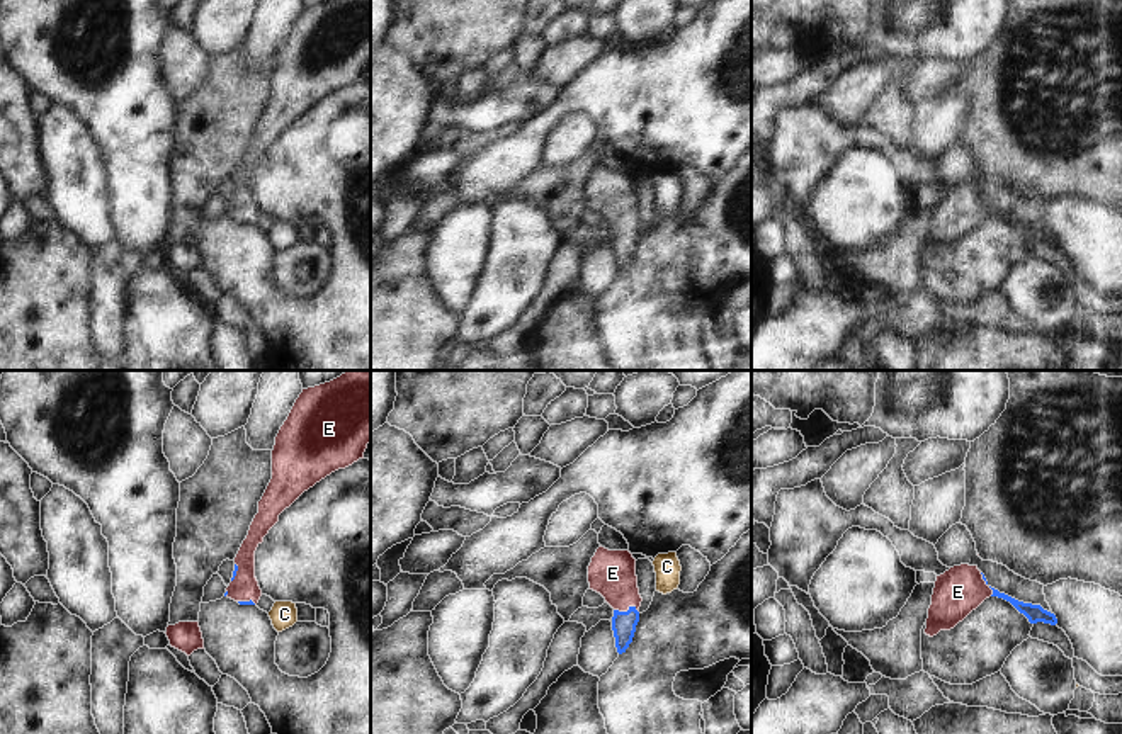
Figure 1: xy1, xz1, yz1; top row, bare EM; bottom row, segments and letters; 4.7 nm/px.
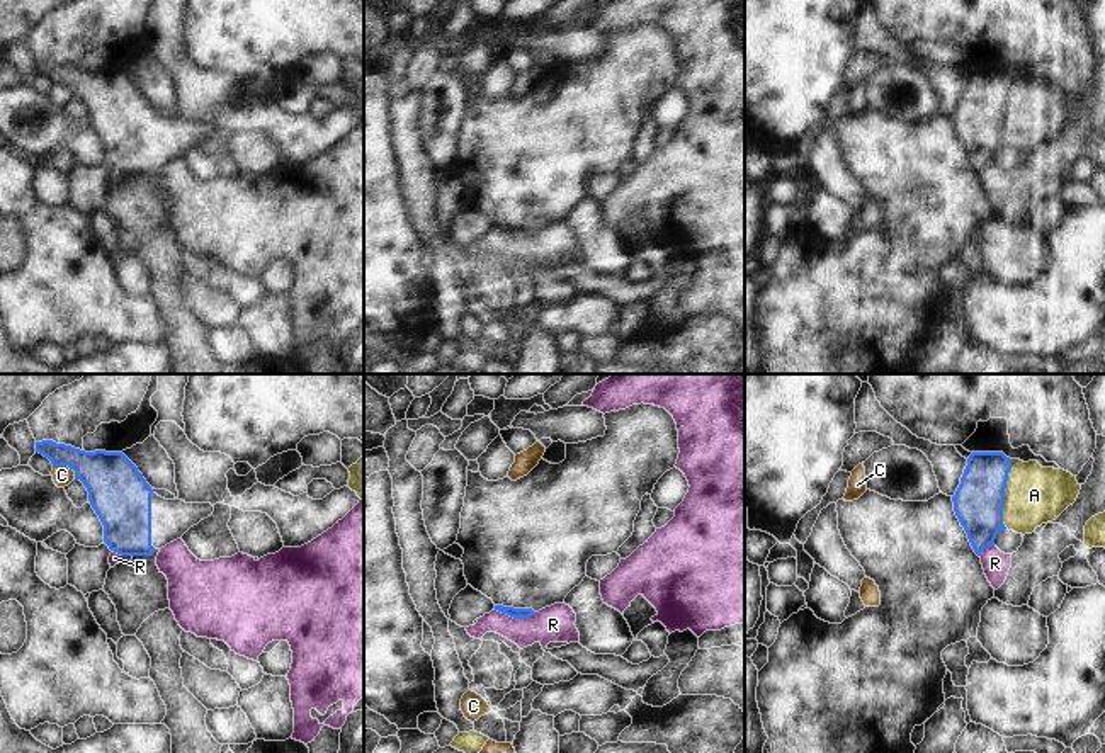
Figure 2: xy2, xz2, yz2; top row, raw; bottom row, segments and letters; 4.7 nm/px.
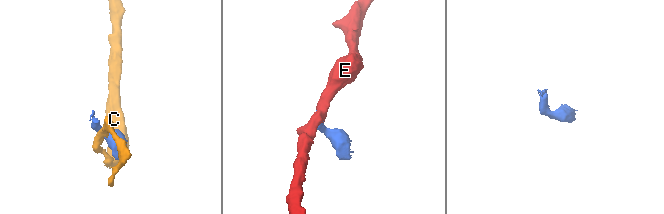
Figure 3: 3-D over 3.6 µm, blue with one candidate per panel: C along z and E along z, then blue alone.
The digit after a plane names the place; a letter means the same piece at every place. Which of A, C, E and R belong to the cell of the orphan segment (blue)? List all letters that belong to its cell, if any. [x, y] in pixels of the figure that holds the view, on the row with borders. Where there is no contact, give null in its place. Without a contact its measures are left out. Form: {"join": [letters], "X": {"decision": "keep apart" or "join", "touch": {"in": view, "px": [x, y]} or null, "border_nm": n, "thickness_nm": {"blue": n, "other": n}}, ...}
{"join": ["E"], "A": {"decision": "keep apart", "touch": {"in": "yz2", "px": [1003, 493]}, "border_nm": 320, "thickness_nm": {"blue": 240, "other": 280}}, "C": {"decision": "keep apart", "touch": {"in": "xy2", "px": [67, 464]}, "border_nm": 130, "thickness_nm": {"blue": 260, "other": 100}}, "E": {"decision": "join", "touch": {"in": "xz1", "px": [628, 610]}, "border_nm": 120, "thickness_nm": {"blue": 110, "other": 220}}, "R": {"decision": "keep apart", "touch": {"in": "xz2", "px": [515, 617]}, "border_nm": 200, "thickness_nm": {"blue": 50, "other": 180}}}

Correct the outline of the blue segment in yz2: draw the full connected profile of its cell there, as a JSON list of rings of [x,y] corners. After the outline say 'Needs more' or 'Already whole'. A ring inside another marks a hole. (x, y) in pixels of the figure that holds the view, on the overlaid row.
[[[972,452],[952,496],[954,512],[978,556],[1005,530],[1003,501],[1012,459],[1003,452]]]. Already whole.

